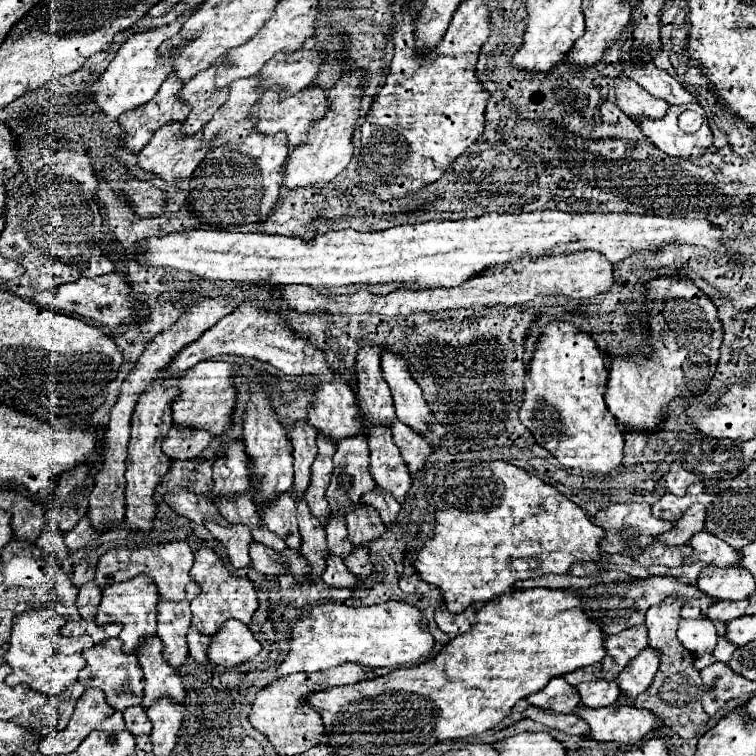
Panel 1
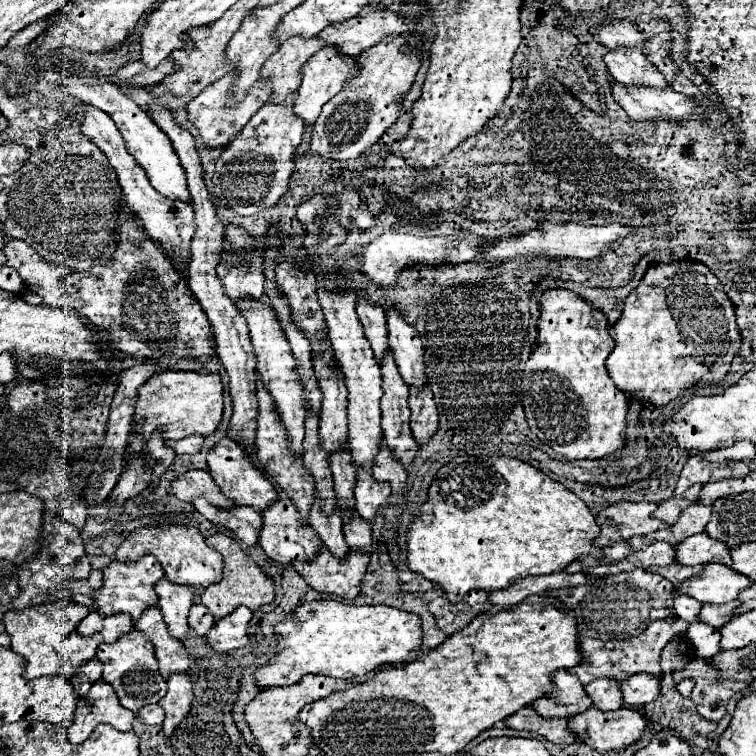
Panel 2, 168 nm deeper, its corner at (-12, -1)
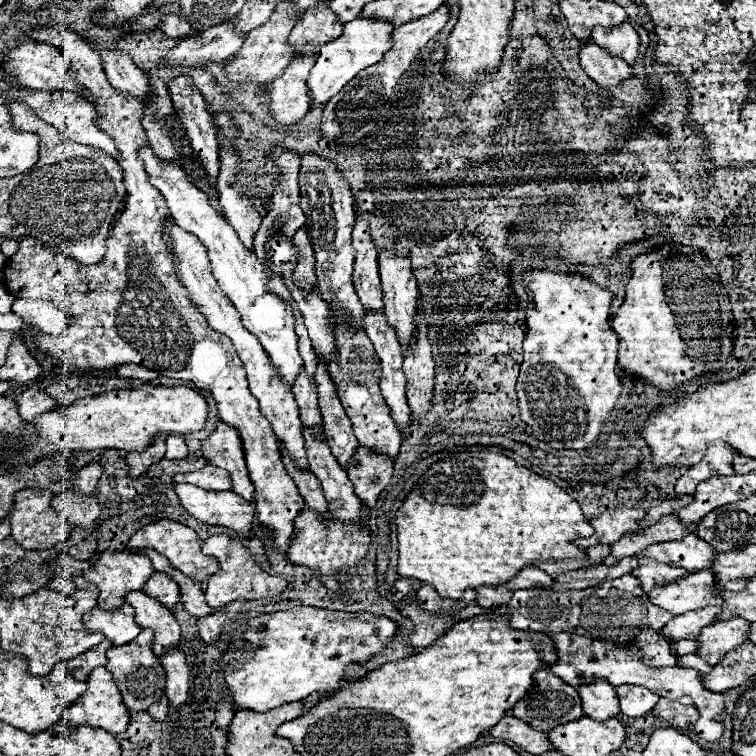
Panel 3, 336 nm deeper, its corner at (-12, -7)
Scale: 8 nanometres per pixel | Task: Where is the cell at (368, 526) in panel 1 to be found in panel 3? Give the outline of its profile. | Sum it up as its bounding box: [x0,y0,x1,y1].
[348,449,394,507]

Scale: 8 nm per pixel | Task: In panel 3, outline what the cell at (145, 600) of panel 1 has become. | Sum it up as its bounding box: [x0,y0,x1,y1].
[76,551,152,609]

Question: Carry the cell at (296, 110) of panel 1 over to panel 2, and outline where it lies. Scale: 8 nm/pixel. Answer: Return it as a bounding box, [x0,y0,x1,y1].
[294,47,358,125]

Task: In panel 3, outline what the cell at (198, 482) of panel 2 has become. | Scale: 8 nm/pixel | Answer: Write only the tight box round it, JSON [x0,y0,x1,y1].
[174,465,232,491]

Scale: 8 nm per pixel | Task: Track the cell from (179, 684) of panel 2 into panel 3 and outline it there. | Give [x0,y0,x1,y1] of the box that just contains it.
[162,651,190,709]

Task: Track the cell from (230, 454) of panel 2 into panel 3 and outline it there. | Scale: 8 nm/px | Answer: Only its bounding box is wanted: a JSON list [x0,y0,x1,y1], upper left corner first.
[202,425,254,501]

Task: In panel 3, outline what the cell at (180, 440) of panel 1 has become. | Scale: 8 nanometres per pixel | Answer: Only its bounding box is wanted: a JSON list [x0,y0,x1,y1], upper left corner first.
[166,437,188,459]

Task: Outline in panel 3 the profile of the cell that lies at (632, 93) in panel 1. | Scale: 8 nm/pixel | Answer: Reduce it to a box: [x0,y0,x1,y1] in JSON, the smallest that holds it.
[592,19,640,65]

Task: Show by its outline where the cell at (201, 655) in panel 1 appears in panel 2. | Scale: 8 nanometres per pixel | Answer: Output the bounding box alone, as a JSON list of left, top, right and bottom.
[188,603,214,635]

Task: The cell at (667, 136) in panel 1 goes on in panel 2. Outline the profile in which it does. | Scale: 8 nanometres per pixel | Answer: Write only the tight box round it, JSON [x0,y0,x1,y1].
[610,79,696,123]

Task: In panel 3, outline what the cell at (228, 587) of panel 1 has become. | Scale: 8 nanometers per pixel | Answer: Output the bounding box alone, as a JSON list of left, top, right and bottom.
[202,533,286,611]

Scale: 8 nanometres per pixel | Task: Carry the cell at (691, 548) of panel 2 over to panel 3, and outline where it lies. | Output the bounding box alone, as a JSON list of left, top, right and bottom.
[642,533,716,571]

